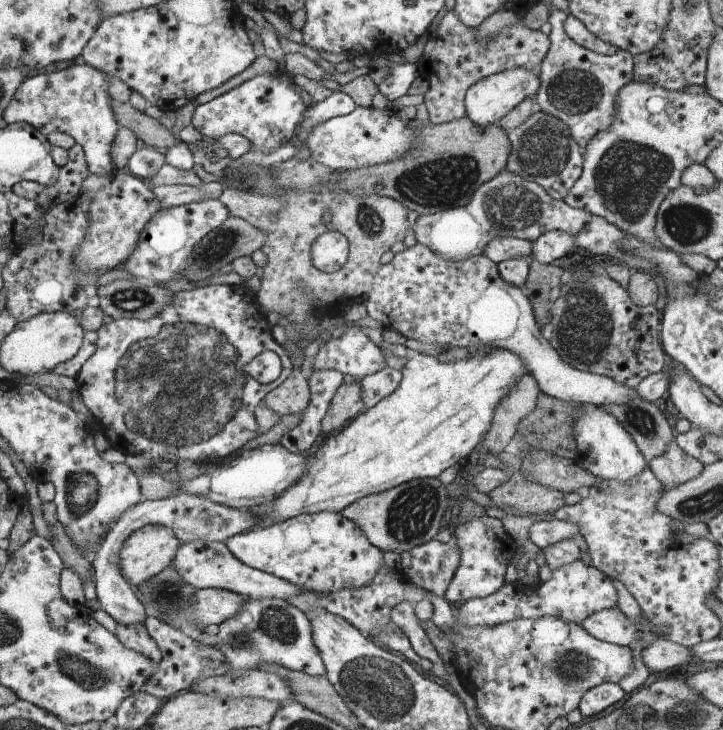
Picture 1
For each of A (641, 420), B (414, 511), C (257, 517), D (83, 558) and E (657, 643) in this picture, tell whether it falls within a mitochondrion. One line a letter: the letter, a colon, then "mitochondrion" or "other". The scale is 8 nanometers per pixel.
A: mitochondrion
B: mitochondrion
C: other
D: other
E: other

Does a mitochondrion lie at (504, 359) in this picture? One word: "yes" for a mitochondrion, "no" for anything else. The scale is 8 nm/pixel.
no

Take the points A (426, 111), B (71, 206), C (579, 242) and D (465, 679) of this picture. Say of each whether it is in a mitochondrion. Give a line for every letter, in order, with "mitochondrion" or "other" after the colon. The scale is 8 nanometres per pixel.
A: other
B: other
C: other
D: other

